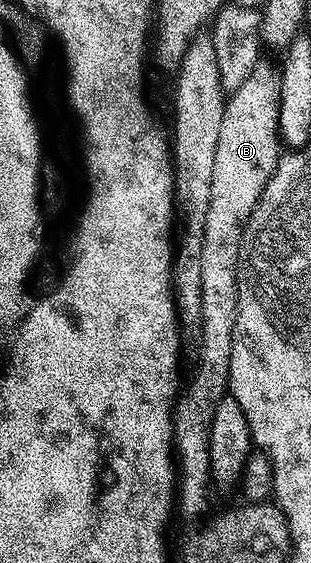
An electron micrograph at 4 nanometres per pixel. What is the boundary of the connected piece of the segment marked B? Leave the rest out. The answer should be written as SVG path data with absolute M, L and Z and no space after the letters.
M260 61L255 69L253 69L251 75L245 79L243 84L233 91L224 102L223 113L221 119L220 136L217 137L217 152L216 160L213 161L213 182L212 192L210 197L210 207L207 211L206 225L204 229L204 239L202 243L202 254L201 254L201 287L202 287L202 329L199 336L199 343L201 347L199 349L199 367L195 373L195 381L191 385L189 391L189 397L185 395L180 396L176 400L176 404L173 408L173 420L172 420L172 434L173 434L173 451L175 454L175 460L178 469L177 477L177 511L187 519L188 522L195 523L202 520L207 514L207 507L209 505L209 499L207 493L211 490L211 466L209 465L209 429L212 428L213 416L216 413L217 405L223 400L224 396L228 394L230 388L231 374L229 373L229 367L232 365L233 355L233 329L236 327L236 313L237 313L237 301L239 300L239 257L243 249L244 231L247 228L249 217L252 216L253 209L256 208L257 201L260 200L261 193L264 192L265 185L268 184L269 178L276 171L276 167L279 164L280 158L283 153L283 147L279 137L279 117L280 117L280 72L278 70L272 70L265 61Z

